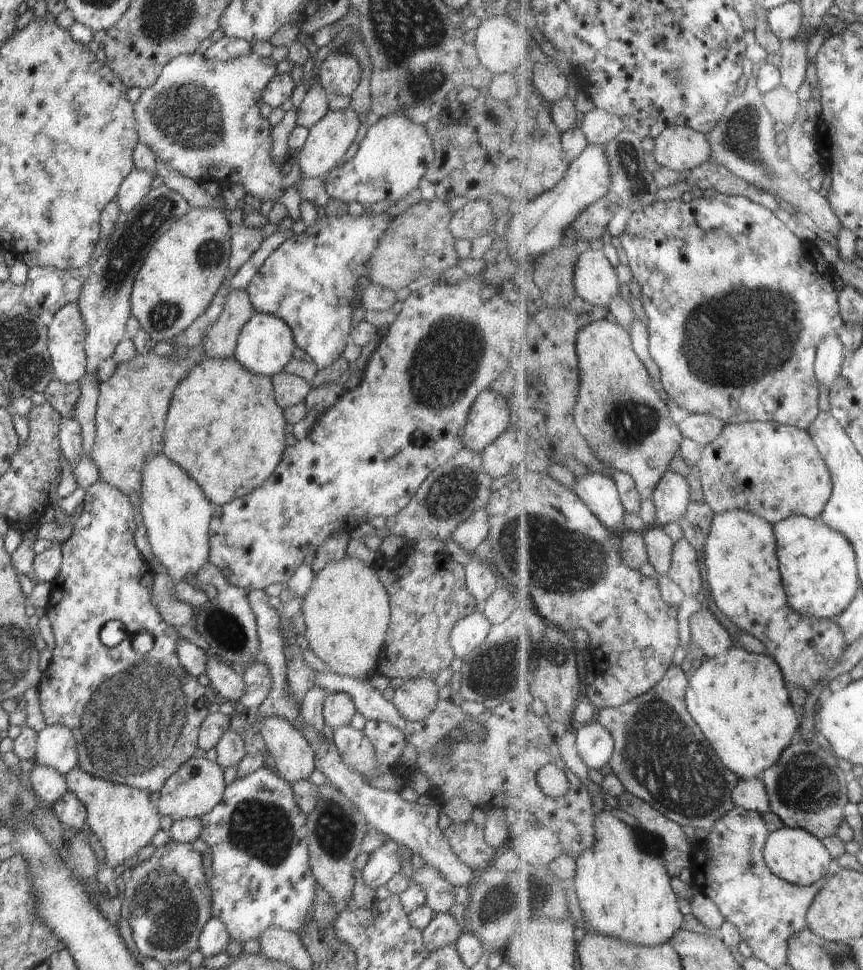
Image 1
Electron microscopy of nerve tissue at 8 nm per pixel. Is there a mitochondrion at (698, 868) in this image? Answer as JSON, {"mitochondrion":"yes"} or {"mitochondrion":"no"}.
{"mitochondrion":"no"}

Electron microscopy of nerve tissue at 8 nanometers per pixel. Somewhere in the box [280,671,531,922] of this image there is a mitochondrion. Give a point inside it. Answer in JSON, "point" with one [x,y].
{"point":[335,828]}

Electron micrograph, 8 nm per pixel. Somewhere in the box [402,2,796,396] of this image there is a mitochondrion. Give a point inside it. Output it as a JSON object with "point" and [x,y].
{"point":[740,139]}

